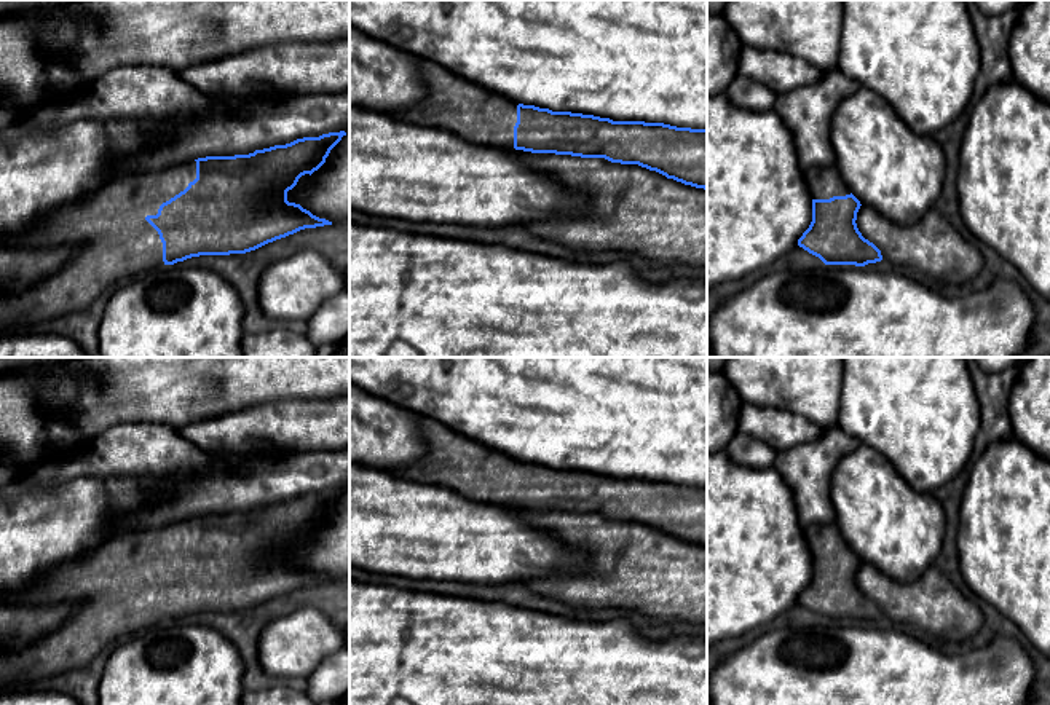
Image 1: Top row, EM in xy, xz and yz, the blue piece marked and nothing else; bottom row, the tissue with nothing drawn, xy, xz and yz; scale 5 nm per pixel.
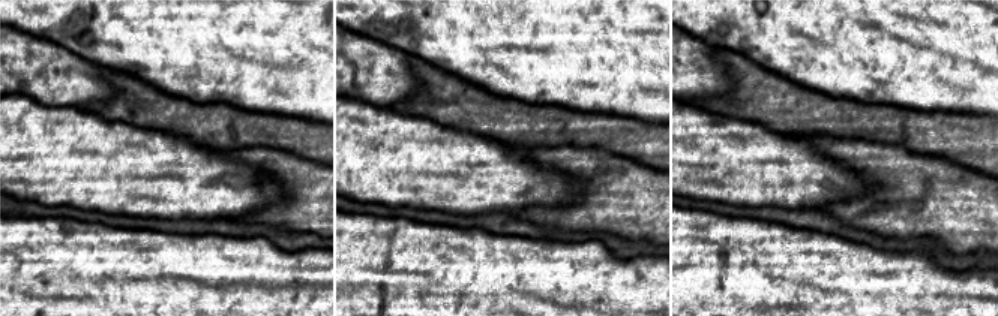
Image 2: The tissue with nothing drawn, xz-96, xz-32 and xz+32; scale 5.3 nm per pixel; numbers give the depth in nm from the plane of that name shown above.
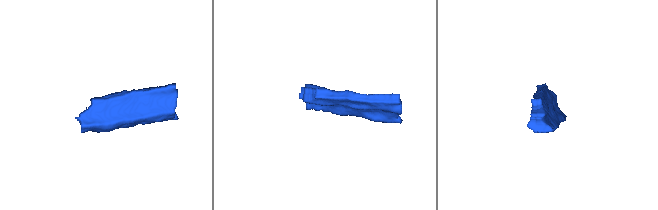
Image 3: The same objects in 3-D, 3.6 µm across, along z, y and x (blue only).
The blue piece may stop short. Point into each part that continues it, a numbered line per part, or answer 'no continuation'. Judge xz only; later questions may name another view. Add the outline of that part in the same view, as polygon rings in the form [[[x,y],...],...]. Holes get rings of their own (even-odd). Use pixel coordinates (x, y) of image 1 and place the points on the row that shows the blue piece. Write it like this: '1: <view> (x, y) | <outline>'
1: xz (453, 104) | [[[421,59],[426,97],[407,108],[388,112],[407,123],[439,128],[468,142],[514,148],[517,102],[471,83],[447,69]]]

